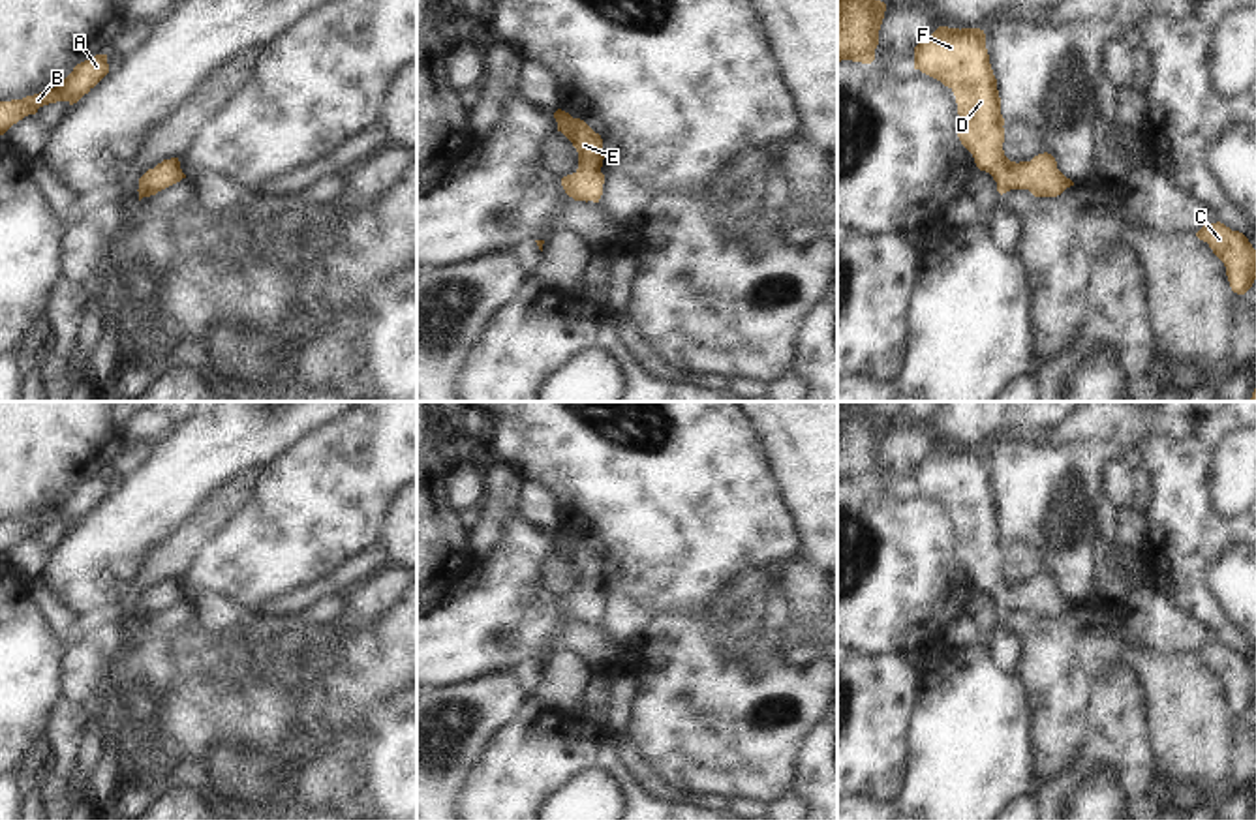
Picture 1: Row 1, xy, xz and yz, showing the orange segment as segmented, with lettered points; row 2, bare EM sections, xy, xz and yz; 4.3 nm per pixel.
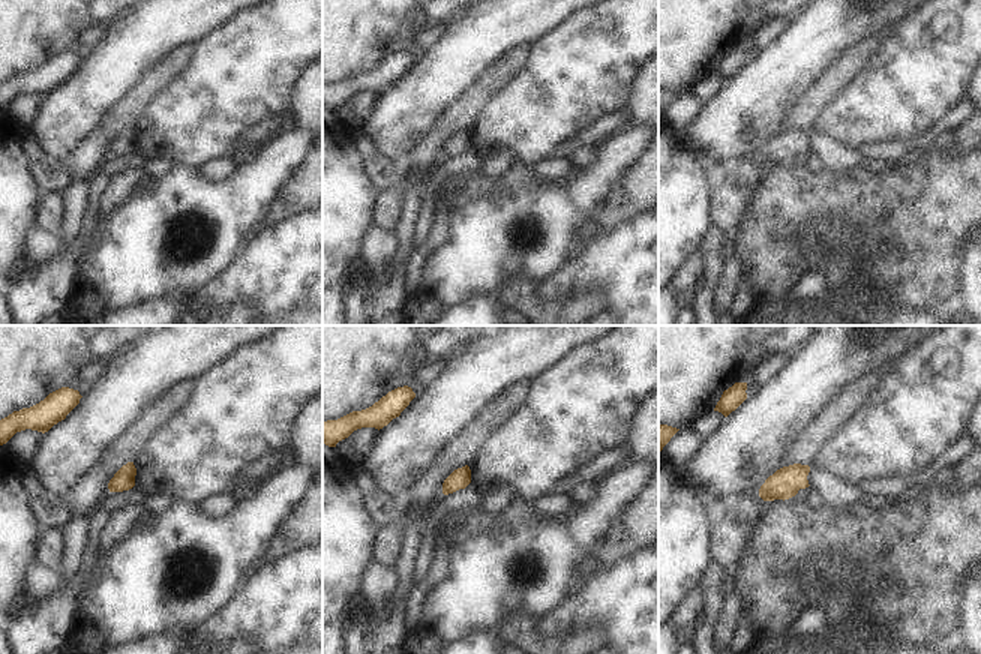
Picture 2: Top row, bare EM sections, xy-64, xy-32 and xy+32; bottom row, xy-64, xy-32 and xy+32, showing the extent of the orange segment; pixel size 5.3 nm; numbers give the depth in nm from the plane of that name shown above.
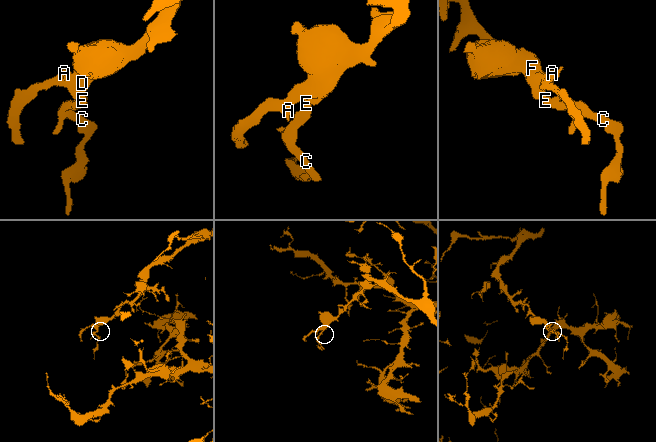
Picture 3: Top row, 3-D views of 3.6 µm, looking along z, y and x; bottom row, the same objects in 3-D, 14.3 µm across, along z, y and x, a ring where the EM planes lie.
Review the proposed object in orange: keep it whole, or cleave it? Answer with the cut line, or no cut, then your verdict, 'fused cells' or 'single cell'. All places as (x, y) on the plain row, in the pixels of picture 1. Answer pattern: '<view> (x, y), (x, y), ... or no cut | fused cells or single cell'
no cut | single cell

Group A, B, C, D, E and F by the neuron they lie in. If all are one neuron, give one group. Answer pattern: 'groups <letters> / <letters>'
groups A B C D E F

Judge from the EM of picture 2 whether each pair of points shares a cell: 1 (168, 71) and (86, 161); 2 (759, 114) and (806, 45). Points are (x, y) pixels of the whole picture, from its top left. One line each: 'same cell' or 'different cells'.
1: same cell
2: same cell

